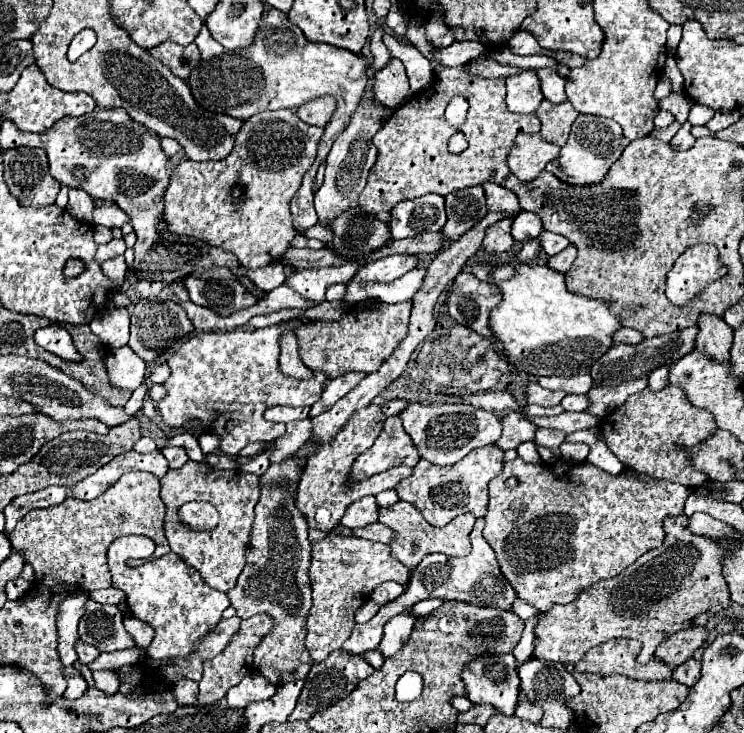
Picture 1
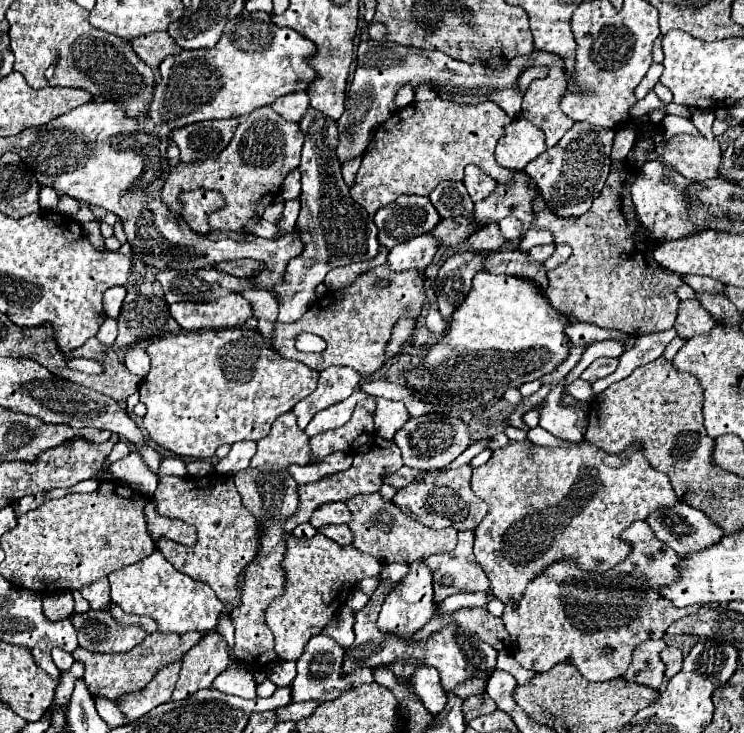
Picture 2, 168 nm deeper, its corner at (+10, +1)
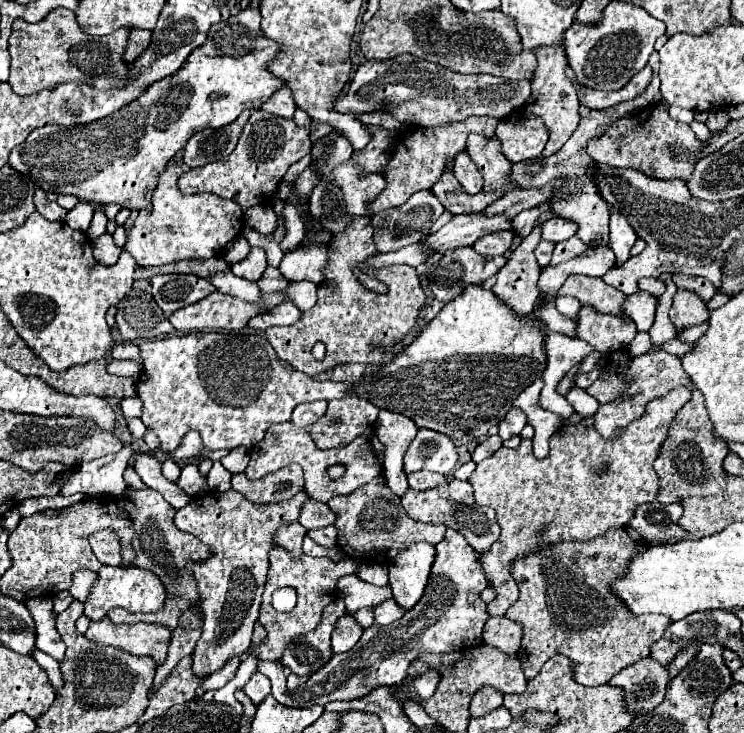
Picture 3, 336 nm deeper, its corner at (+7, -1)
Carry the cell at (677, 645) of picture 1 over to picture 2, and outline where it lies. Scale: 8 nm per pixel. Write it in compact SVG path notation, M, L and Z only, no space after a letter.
M664 639L644 641L642 645L638 645L632 653L630 669L622 675L622 679L660 689L664 683L664 663L660 661L662 649L666 649Z

